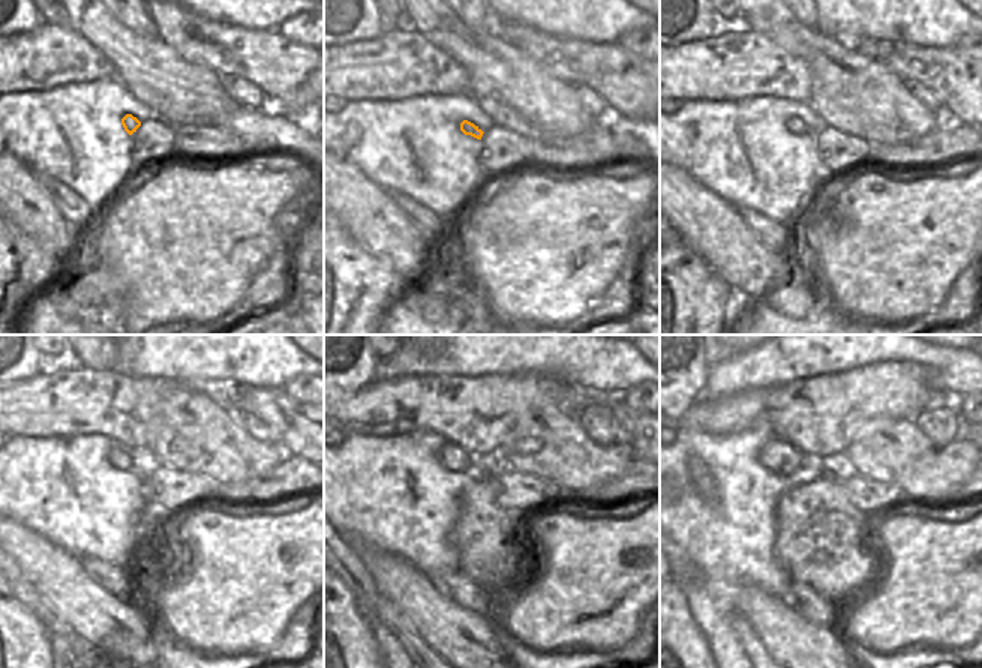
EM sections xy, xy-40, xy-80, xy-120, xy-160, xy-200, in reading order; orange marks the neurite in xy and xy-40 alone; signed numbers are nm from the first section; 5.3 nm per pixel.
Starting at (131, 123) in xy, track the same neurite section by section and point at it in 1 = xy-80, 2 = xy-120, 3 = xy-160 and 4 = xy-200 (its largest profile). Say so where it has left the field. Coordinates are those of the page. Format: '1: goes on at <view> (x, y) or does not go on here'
1: goes on at xy-80 (795, 125)
2: goes on at xy-120 (119, 458)
3: goes on at xy-160 (456, 460)
4: goes on at xy-200 (777, 455)

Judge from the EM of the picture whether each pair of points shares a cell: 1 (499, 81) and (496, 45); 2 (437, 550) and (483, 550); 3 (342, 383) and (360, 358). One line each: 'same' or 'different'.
1: same
2: different
3: same

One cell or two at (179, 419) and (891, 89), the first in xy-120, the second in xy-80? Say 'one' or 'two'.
two

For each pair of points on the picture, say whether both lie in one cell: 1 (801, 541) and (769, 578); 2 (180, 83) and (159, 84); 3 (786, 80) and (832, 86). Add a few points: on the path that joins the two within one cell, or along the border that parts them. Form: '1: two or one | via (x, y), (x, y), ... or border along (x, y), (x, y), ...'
1: two | border along (774, 529), (774, 553), (793, 581)
2: one | via (176, 83), (164, 83)
3: two | border along (810, 90), (811, 98)

